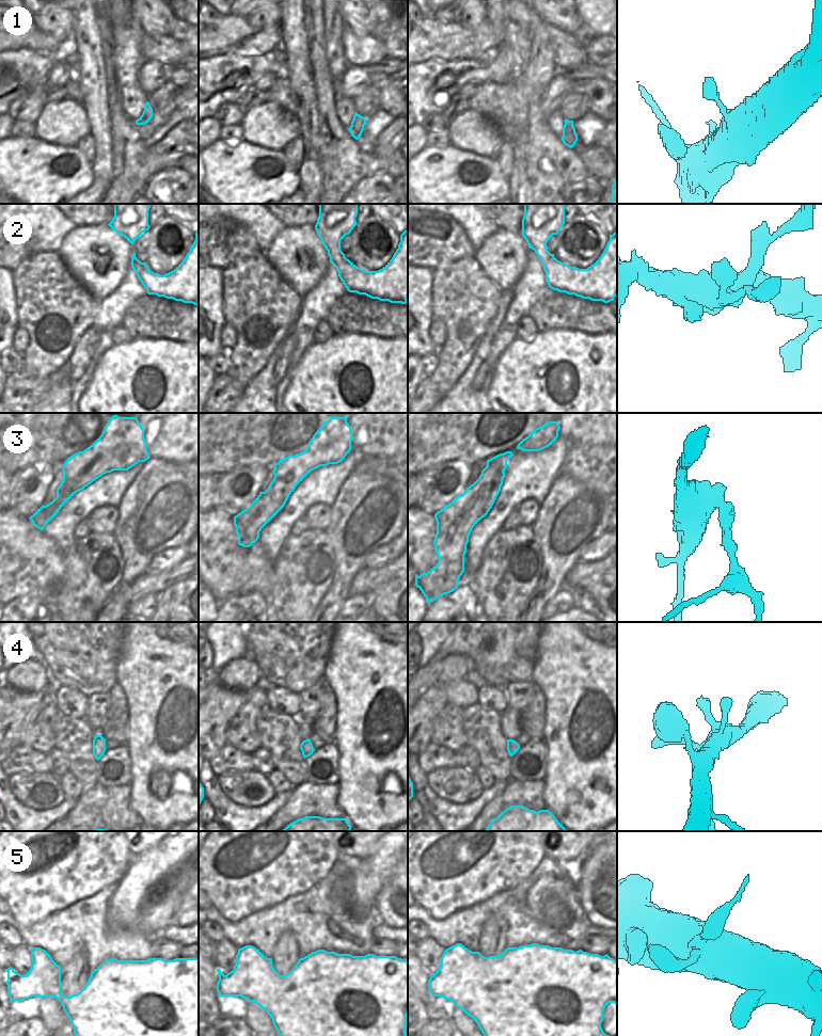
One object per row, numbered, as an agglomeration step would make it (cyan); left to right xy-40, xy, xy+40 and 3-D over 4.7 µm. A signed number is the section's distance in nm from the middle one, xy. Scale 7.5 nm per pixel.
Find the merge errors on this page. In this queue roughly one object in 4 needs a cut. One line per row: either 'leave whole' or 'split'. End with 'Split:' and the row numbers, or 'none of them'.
1: leave whole
2: leave whole
3: split
4: leave whole
5: leave whole
Split: 3

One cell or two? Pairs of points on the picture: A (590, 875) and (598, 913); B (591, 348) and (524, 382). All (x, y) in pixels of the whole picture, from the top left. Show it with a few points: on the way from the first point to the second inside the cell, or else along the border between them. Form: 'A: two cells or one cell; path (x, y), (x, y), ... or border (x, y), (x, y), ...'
A: one cell; path (590, 885), (590, 901), (593, 904)
B: one cell; path (574, 360), (548, 362), (541, 368)

